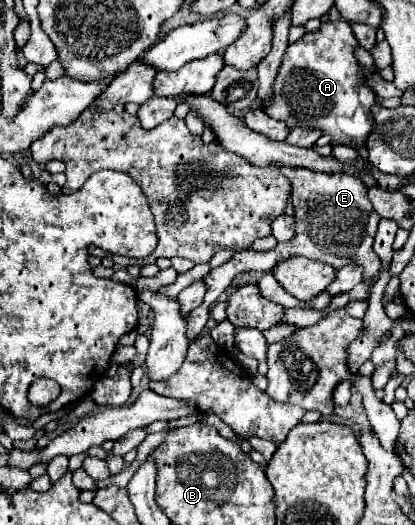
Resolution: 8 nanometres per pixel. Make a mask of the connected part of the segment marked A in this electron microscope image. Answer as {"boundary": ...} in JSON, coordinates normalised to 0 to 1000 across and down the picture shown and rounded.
{"boundary":[[[793,40],[754,63],[735,63],[720,78],[696,82],[672,128],[672,150],[658,170],[639,215],[687,230],[696,242],[735,238],[798,257],[812,276],[880,276],[894,246],[894,200],[904,173],[880,162],[880,143],[851,105],[860,74],[836,40]]]}

